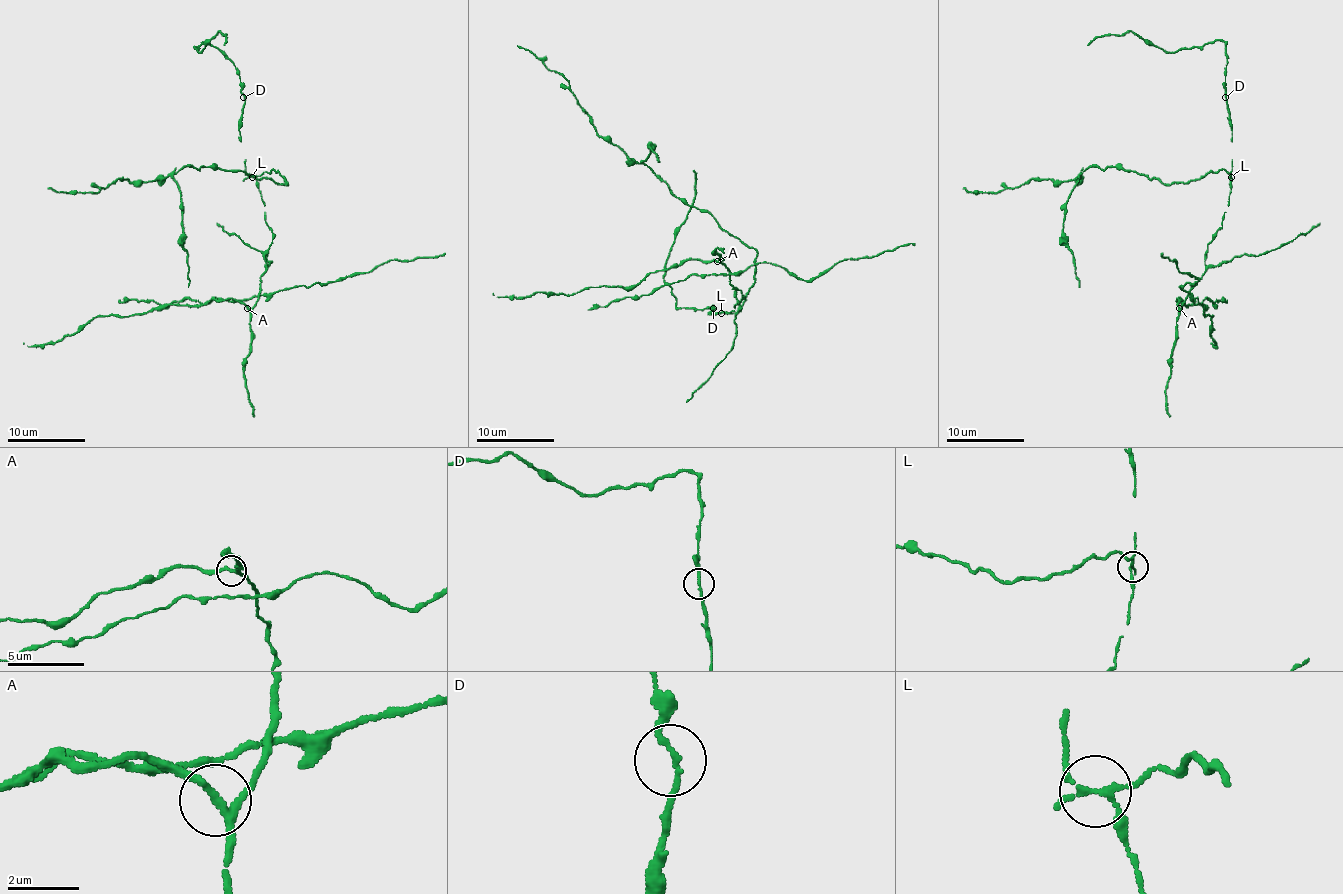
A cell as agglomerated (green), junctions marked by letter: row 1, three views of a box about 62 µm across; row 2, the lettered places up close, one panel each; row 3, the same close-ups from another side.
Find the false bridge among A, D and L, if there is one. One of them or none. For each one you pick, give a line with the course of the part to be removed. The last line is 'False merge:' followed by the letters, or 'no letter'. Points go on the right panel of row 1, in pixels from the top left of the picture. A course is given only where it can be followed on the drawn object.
L: foreign part runs (1231, 177), (1218, 169), (1169, 183), (1093, 165), (1069, 181), (1028, 179), (997, 193), (962, 189)
False merge: L

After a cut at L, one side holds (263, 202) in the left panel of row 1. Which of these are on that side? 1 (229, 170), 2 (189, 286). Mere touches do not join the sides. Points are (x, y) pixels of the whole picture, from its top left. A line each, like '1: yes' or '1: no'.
1: no
2: no

